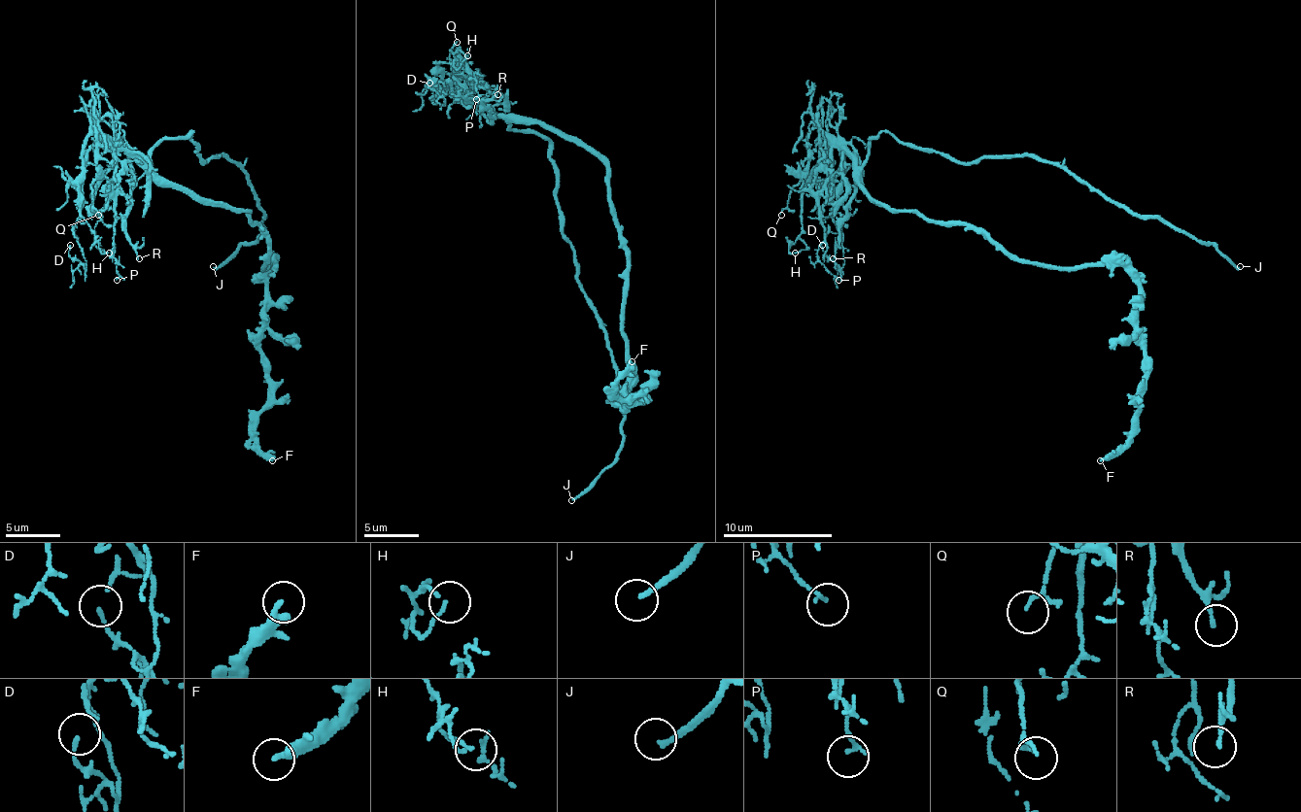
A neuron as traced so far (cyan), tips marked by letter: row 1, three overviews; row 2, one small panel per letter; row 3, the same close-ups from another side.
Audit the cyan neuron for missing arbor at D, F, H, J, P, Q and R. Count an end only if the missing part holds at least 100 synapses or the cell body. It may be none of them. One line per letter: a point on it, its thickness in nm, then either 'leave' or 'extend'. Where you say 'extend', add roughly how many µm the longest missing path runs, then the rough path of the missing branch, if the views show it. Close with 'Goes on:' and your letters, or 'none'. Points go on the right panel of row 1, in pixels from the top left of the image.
D: place (822, 245); calibre 120 nm; leave
F: place (1100, 460); calibre 280 nm; leave
H: place (795, 253); calibre 100 nm; leave
J: place (1240, 266); calibre 180 nm; extend; missing 40 µm
P: place (838, 280); calibre 130 nm; leave
Q: place (781, 215); calibre 80 nm; leave
R: place (833, 258); calibre 130 nm; leave
Goes on: J

